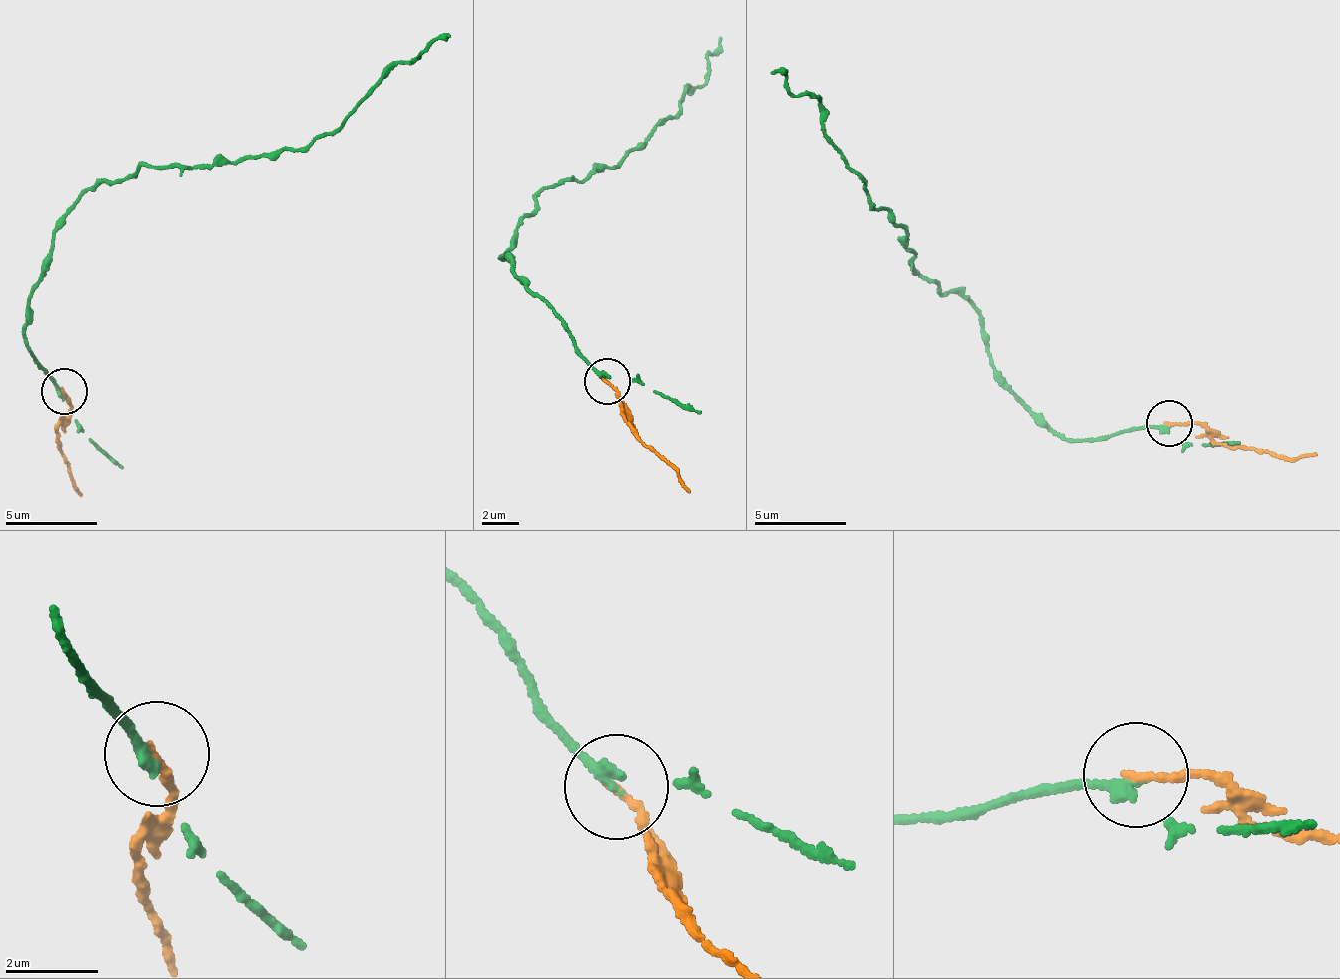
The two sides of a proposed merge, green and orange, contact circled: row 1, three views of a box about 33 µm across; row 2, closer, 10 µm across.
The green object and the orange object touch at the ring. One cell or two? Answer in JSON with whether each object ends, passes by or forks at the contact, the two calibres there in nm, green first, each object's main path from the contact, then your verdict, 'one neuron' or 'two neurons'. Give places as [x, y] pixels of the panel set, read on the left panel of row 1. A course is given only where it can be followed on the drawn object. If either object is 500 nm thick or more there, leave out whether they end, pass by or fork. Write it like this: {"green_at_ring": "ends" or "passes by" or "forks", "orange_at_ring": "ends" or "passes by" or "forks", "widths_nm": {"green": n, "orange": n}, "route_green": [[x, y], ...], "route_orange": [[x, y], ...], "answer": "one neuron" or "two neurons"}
{"green_at_ring": "ends", "orange_at_ring": "ends", "widths_nm": {"green": 240, "orange": 180}, "route_green": [[64, 394], [26, 330], [54, 222], [134, 170], [310, 147], [401, 62], [451, 36]], "route_orange": [[64, 390], [70, 412], [55, 442], [81, 498]], "answer": "two neurons"}

